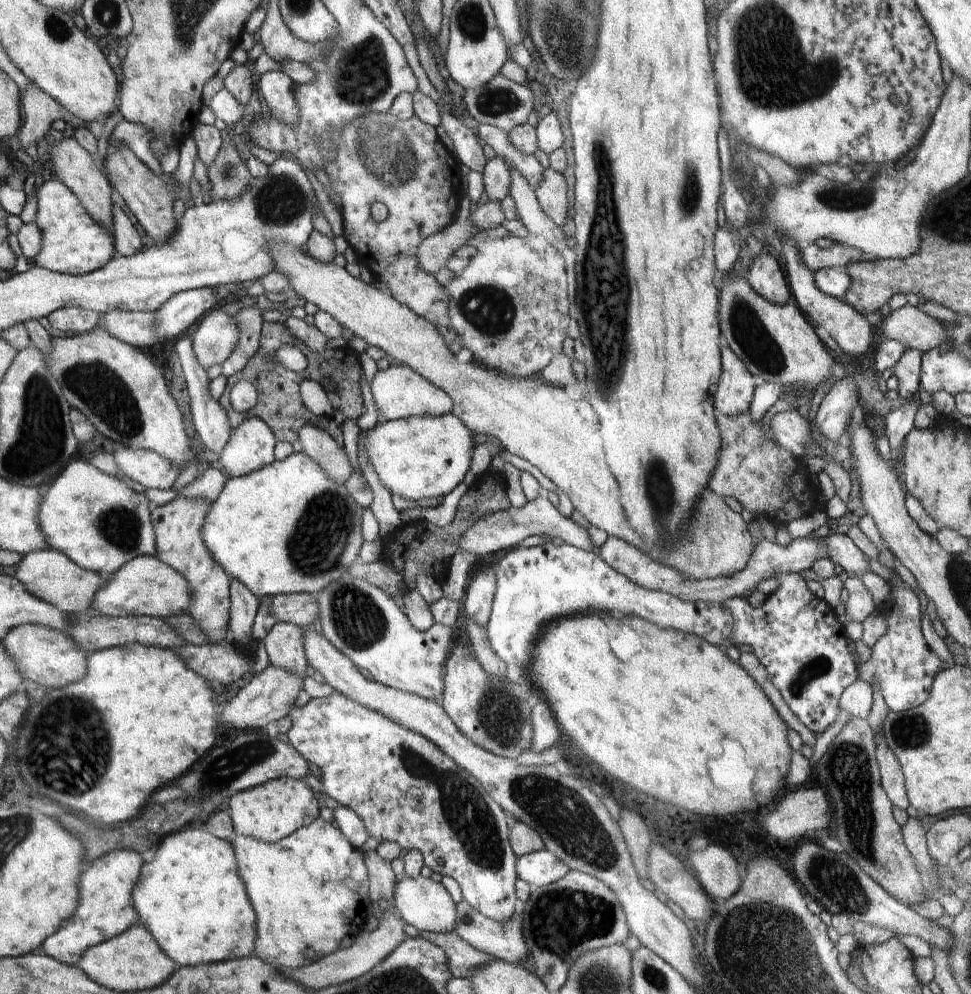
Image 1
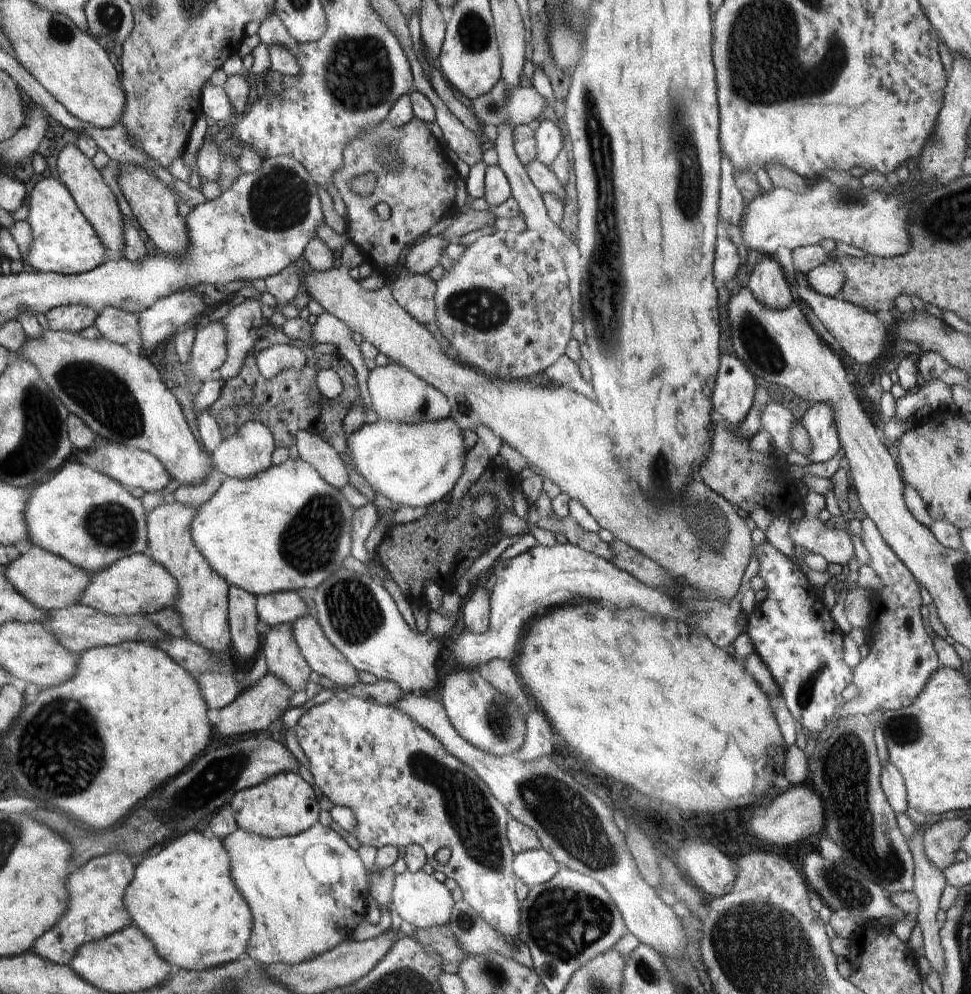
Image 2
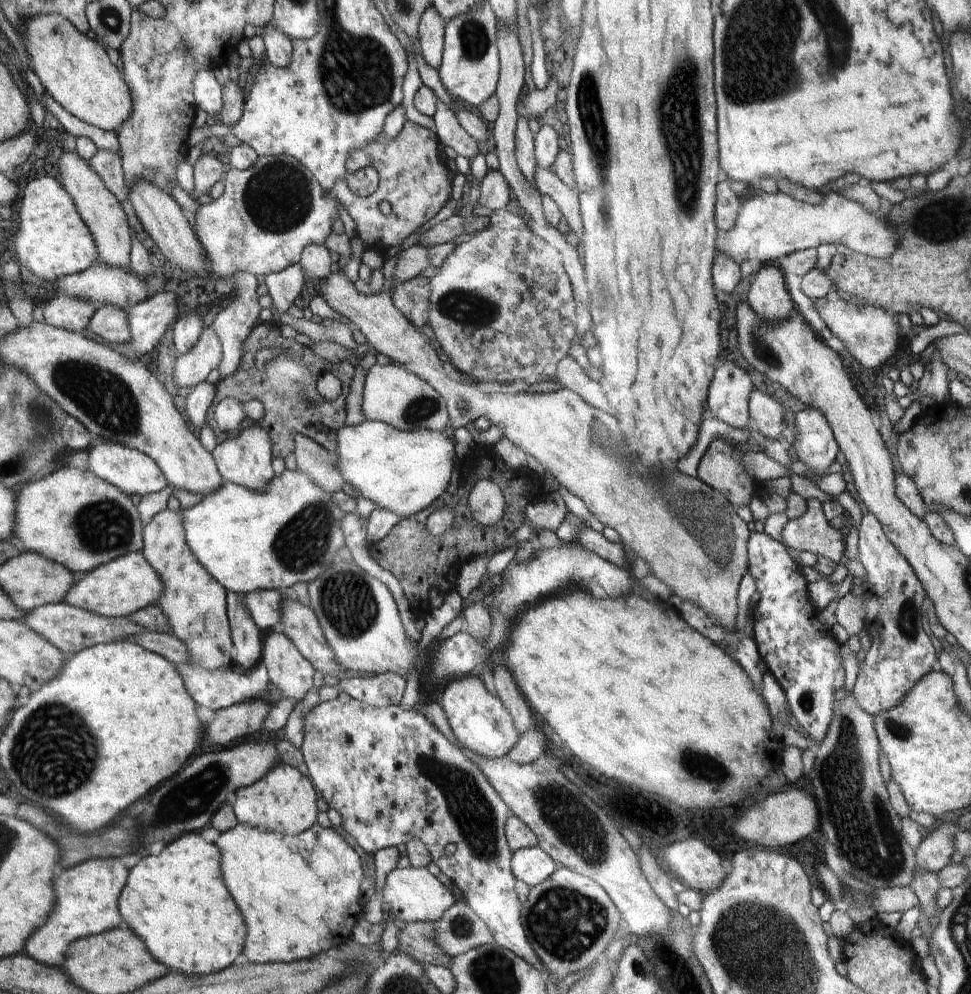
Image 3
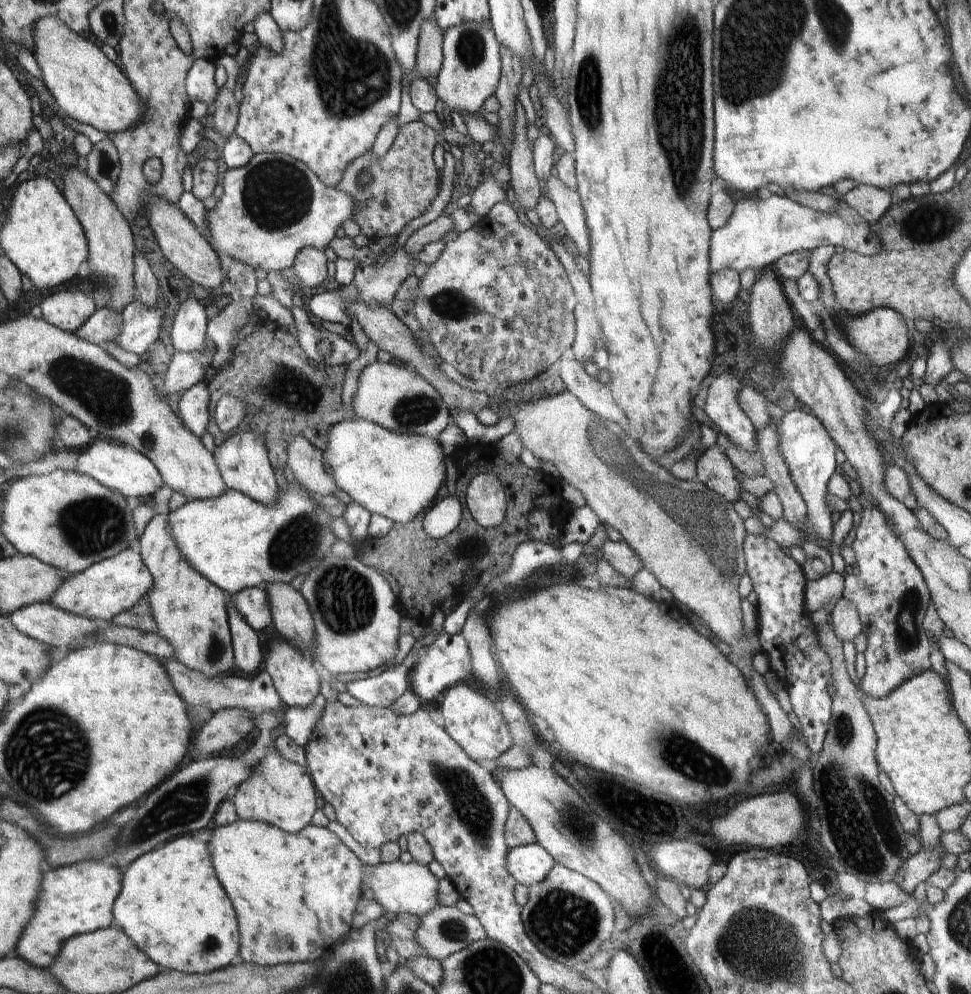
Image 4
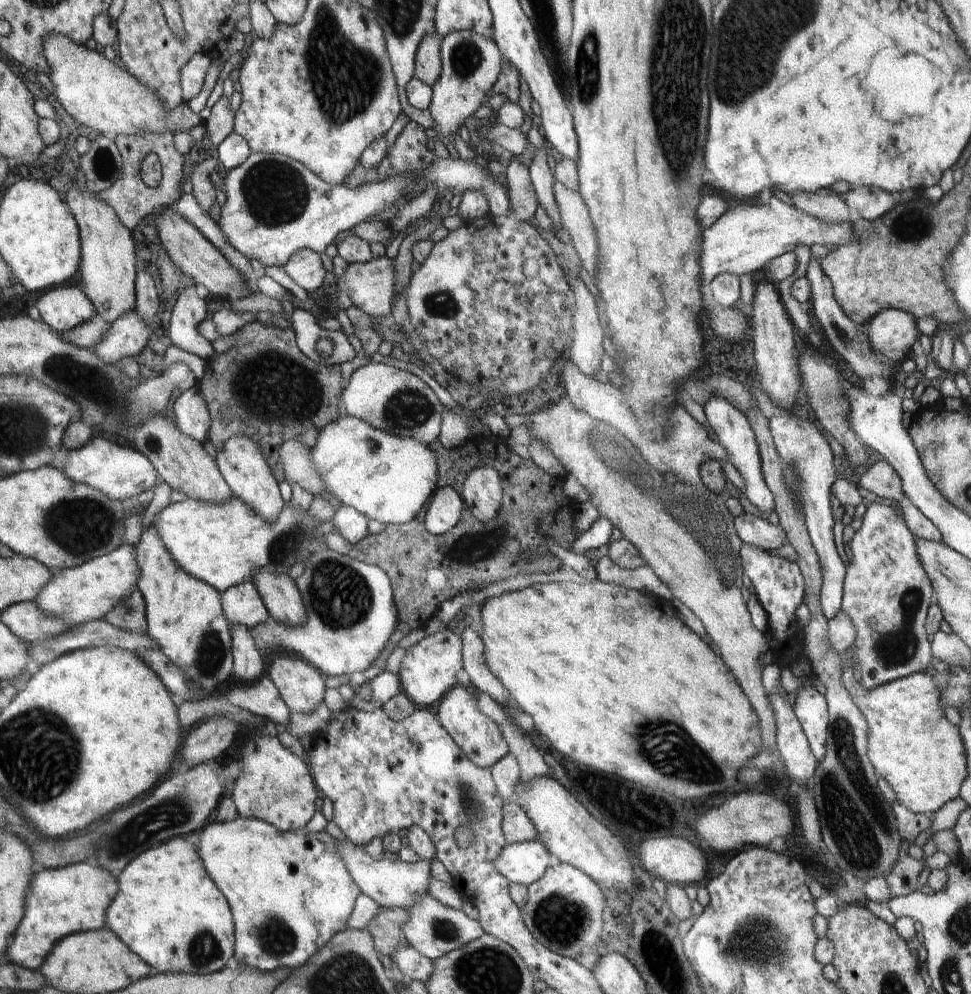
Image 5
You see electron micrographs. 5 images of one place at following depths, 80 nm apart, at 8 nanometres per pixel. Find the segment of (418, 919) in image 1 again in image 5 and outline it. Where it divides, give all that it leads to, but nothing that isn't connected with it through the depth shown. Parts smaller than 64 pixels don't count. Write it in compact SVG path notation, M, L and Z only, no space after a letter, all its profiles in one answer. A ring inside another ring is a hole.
M337 840L334 846L339 850L342 860L350 871L354 882L357 882L360 892L370 896L374 902L381 907L400 907L405 911L414 906L418 897L428 893L431 874L429 863L426 861L416 861L407 863L403 860L382 859L373 860L368 854L362 851L361 845Z

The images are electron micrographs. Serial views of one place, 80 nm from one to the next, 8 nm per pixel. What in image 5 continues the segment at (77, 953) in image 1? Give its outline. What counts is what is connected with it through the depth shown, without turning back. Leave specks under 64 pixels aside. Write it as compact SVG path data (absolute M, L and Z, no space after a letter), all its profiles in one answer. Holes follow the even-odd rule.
M86 862L40 870L30 883L24 918L12 936L3 960L38 971L61 938L106 927L106 911L117 895L118 887L117 879L107 870Z

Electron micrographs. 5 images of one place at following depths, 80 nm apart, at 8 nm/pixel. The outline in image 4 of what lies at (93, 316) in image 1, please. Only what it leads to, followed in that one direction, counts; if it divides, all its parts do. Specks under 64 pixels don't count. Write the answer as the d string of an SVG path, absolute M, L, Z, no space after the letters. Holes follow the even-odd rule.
M80 290L56 292L39 305L45 321L71 333L75 333L98 309L96 299Z

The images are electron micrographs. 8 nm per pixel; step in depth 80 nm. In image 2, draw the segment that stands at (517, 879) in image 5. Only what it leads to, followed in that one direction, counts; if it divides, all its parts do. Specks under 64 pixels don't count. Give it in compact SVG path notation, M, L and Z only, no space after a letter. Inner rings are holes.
M542 848L518 853L513 860L513 869L517 878L530 888L554 878L561 867L559 862Z

